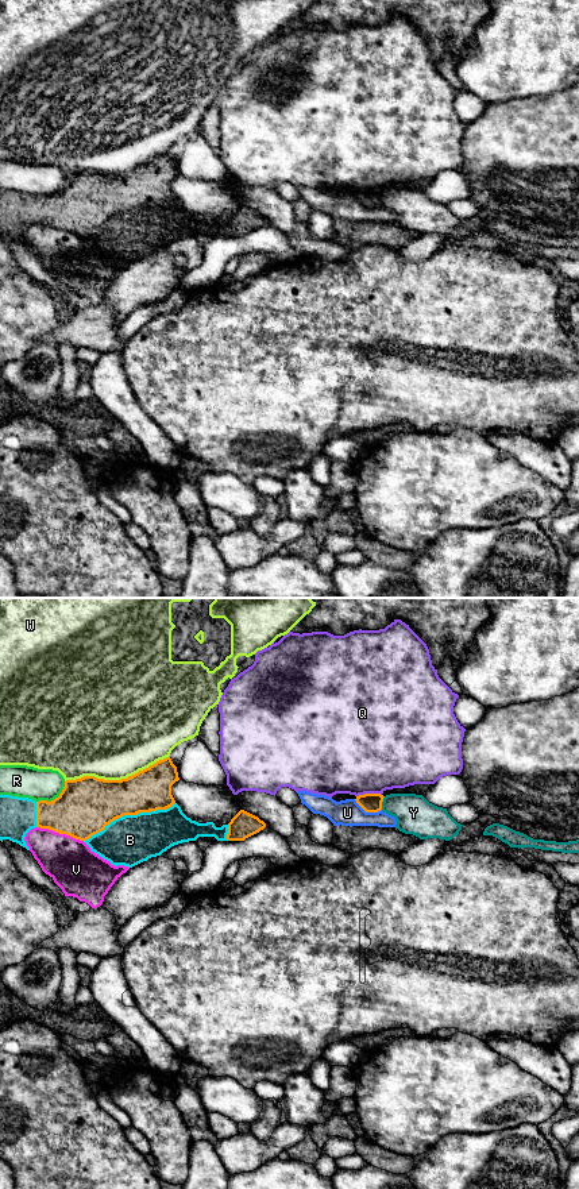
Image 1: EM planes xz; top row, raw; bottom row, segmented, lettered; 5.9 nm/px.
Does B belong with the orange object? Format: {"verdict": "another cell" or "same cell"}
{"verdict": "same cell"}

